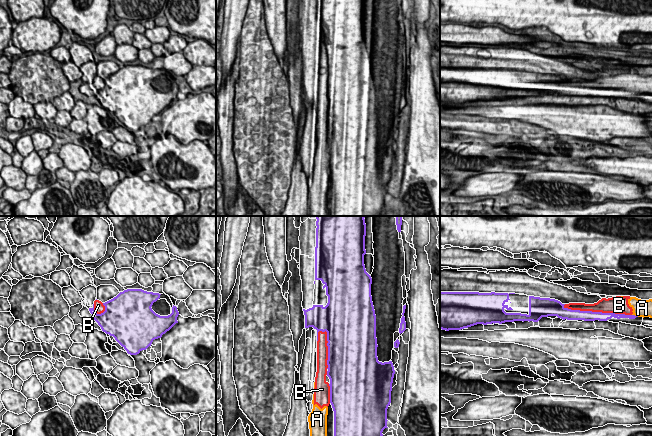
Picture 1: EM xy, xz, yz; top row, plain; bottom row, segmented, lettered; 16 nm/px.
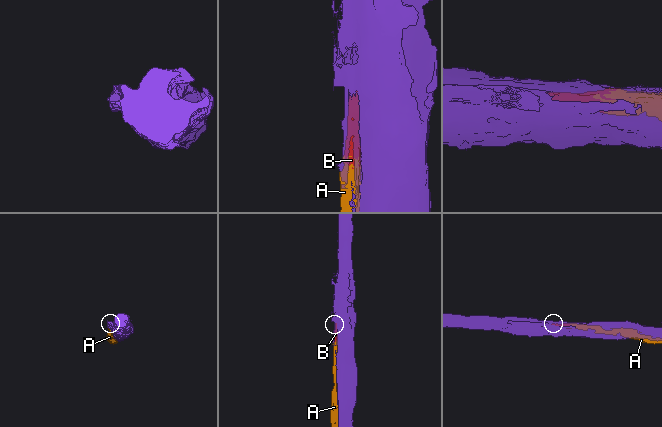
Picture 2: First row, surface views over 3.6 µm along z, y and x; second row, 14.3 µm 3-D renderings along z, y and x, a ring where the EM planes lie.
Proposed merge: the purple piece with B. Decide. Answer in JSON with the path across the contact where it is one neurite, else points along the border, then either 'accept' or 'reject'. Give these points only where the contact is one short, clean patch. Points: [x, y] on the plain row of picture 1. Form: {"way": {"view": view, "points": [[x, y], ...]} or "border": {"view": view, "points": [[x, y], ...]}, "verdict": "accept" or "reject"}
{"verdict": "reject"}

